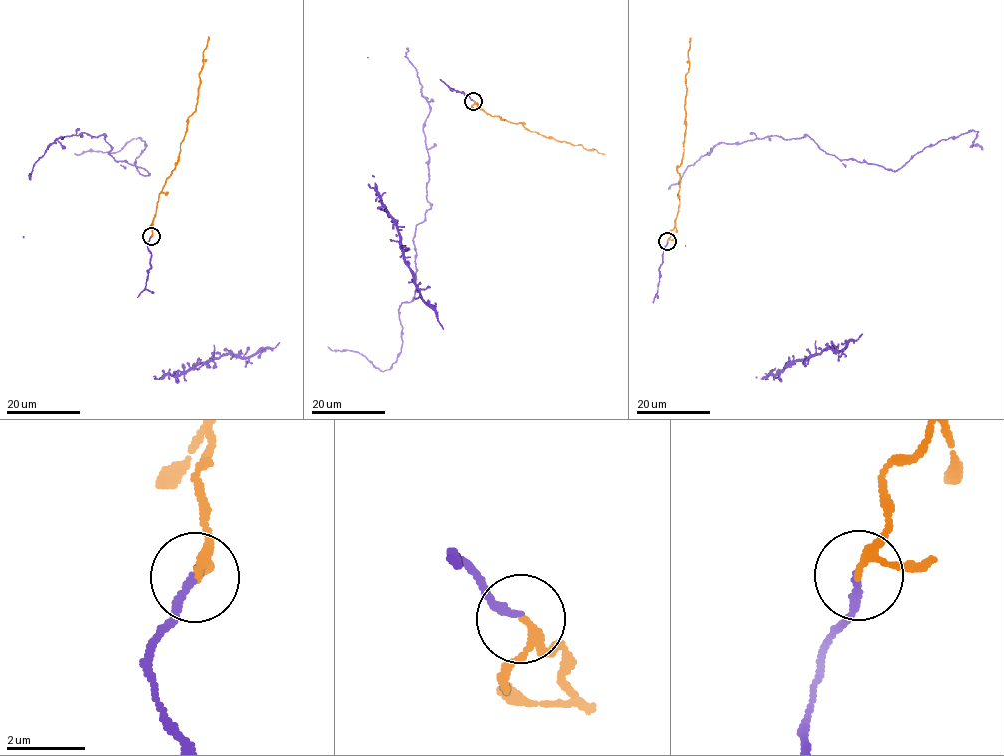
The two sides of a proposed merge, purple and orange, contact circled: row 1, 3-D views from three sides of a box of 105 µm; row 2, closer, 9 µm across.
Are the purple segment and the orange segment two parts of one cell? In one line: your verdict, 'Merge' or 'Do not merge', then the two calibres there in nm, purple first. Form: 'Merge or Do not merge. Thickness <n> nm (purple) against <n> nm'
Merge. Thickness 190 nm (purple) against 180 nm

